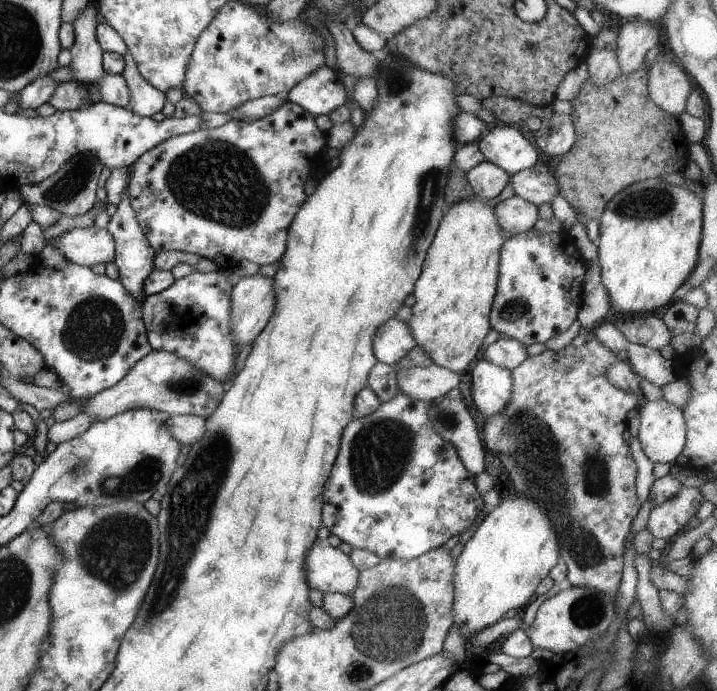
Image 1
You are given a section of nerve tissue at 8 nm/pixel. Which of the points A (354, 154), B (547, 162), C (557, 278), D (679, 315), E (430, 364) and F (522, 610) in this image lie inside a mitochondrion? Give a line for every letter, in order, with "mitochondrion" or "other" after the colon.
A: other
B: other
C: other
D: other
E: other
F: other

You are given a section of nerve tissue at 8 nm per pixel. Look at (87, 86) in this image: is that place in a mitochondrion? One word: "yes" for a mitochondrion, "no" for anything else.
no

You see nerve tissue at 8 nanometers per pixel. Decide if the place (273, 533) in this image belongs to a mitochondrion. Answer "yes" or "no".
no

